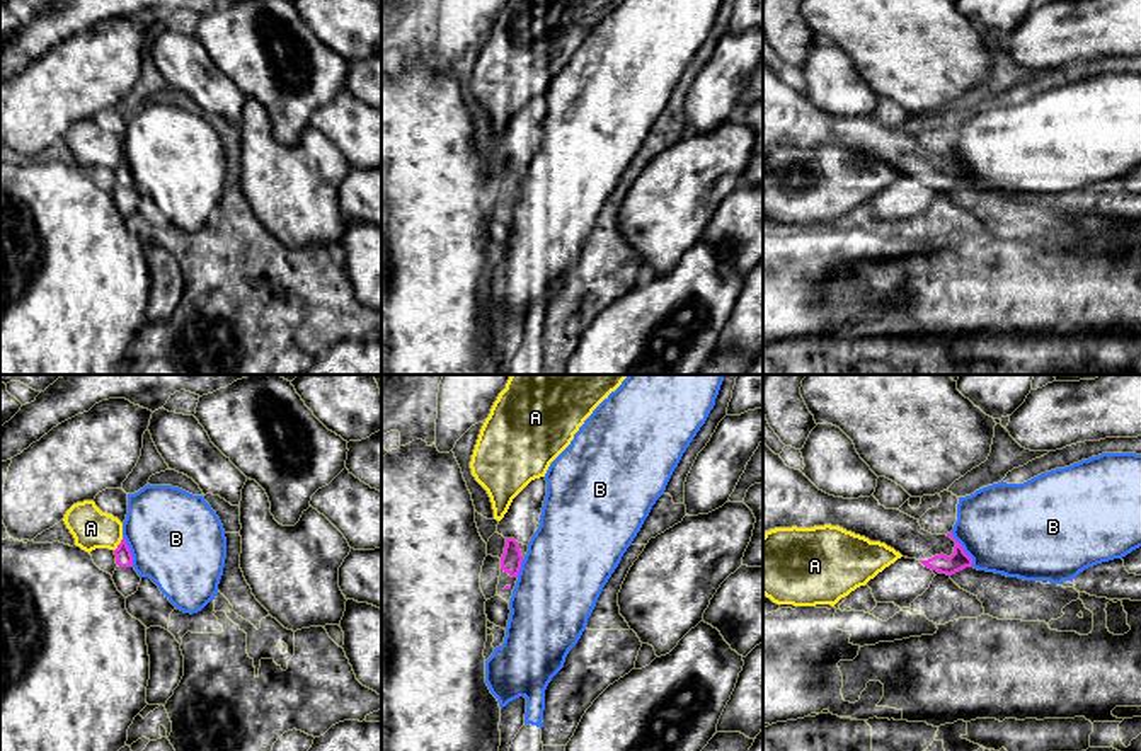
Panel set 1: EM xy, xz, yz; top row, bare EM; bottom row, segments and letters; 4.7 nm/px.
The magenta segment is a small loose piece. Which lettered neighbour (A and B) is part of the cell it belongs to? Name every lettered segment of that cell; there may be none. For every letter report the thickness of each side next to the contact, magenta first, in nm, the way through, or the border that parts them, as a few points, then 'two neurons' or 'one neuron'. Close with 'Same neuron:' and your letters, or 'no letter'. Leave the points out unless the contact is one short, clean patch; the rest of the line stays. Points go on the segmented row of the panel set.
A: calibres 80 and 190 nm; border xy (123, 537), (114, 550); two neurons
B: calibres 90 and 440 nm; border yz (951, 532), (973, 566); two neurons
Same neuron: no letter

